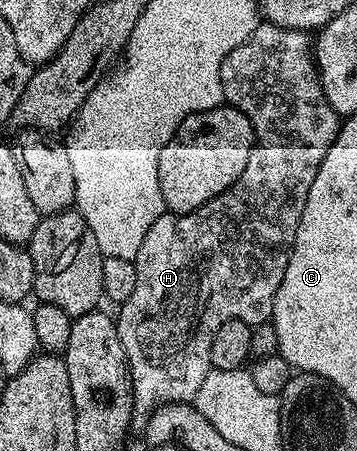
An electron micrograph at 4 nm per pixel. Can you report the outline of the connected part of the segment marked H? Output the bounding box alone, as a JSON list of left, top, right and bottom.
[116,24,340,407]

